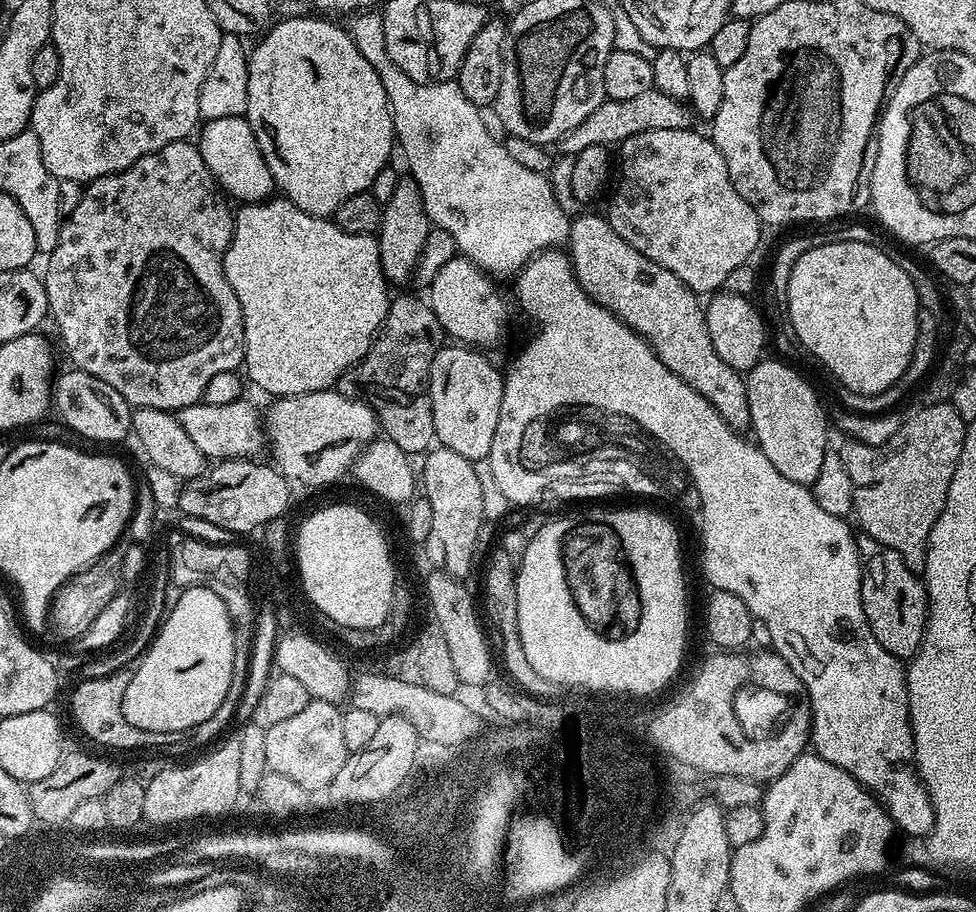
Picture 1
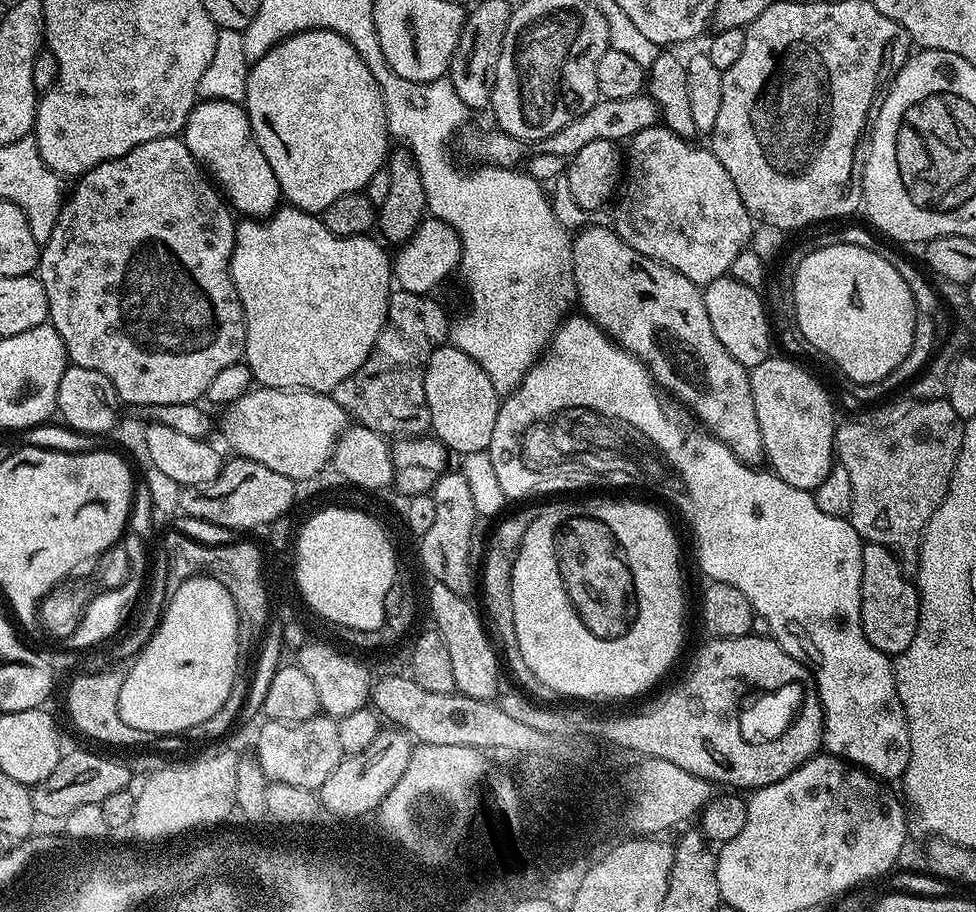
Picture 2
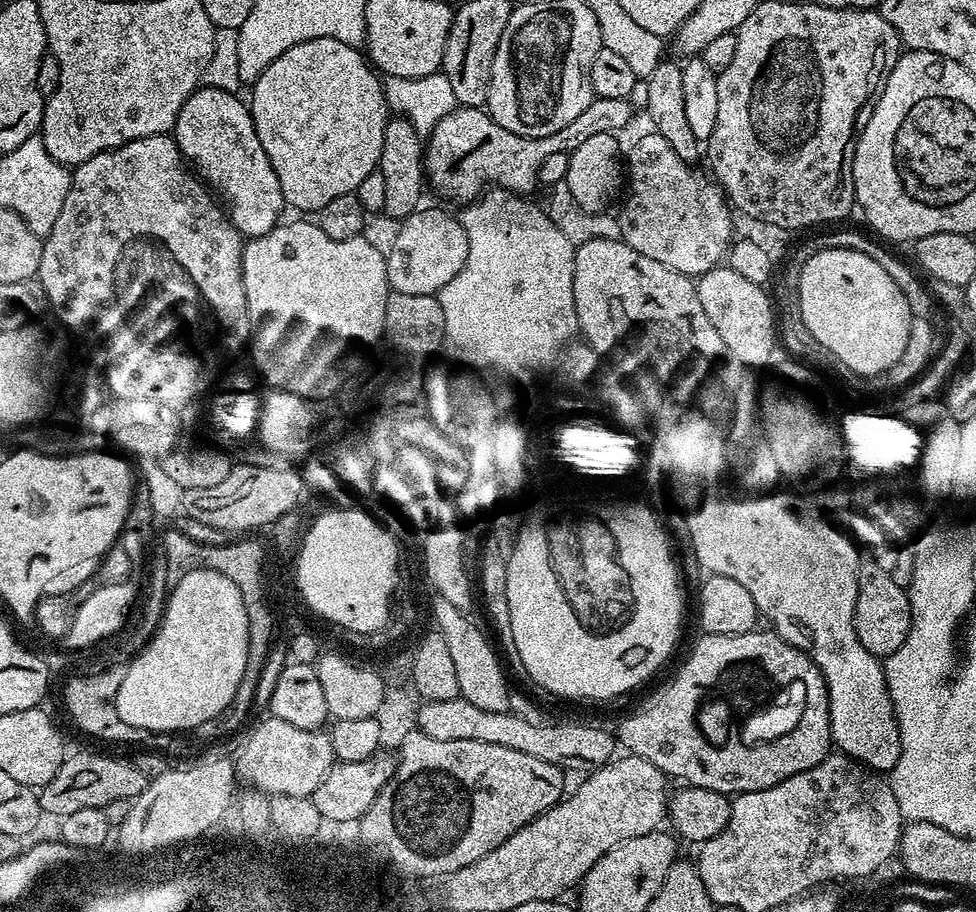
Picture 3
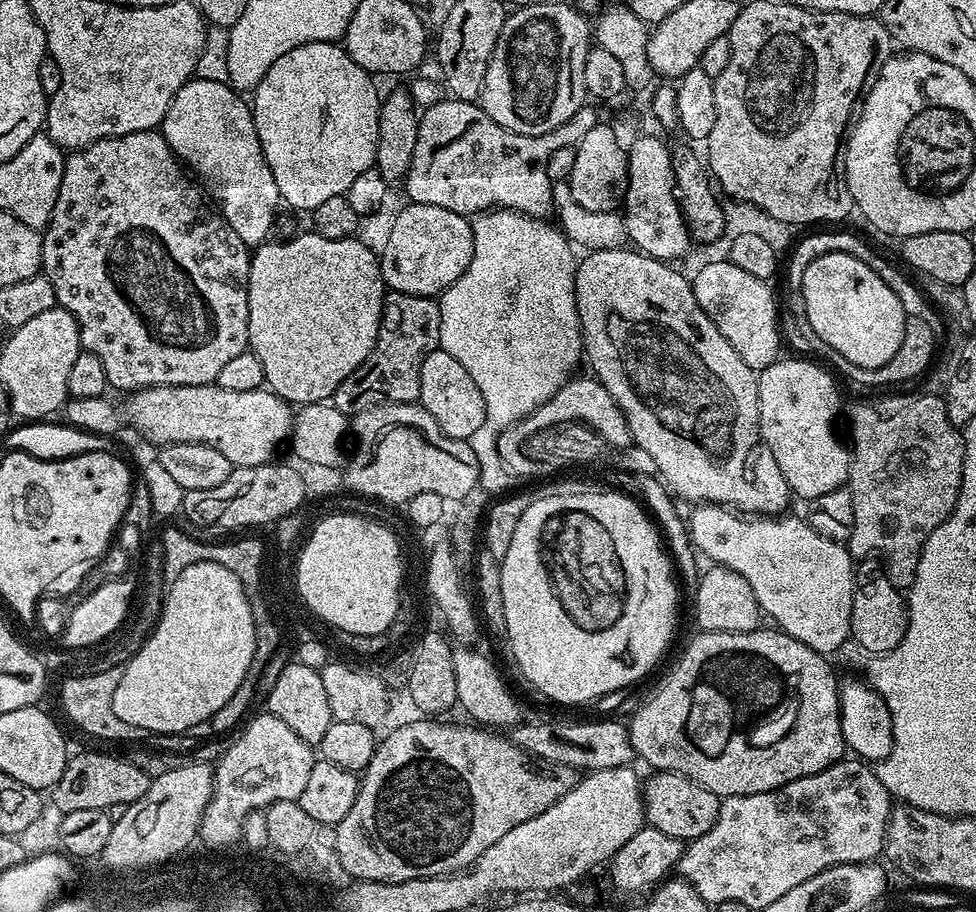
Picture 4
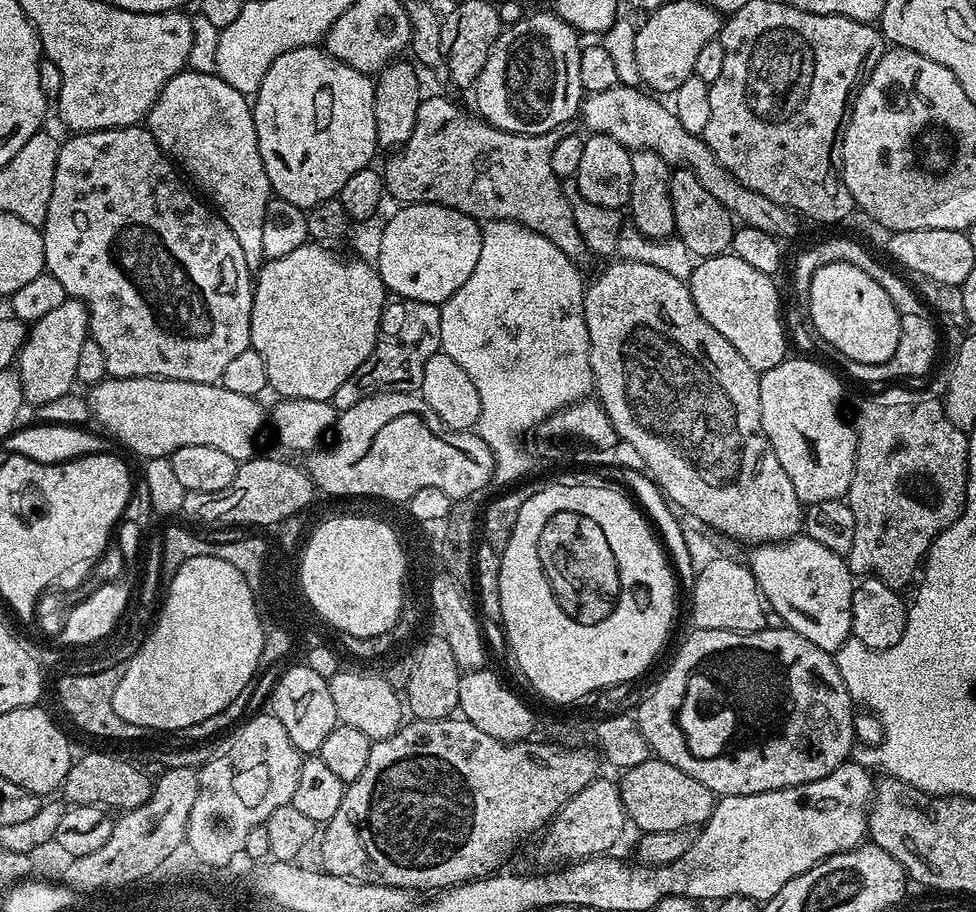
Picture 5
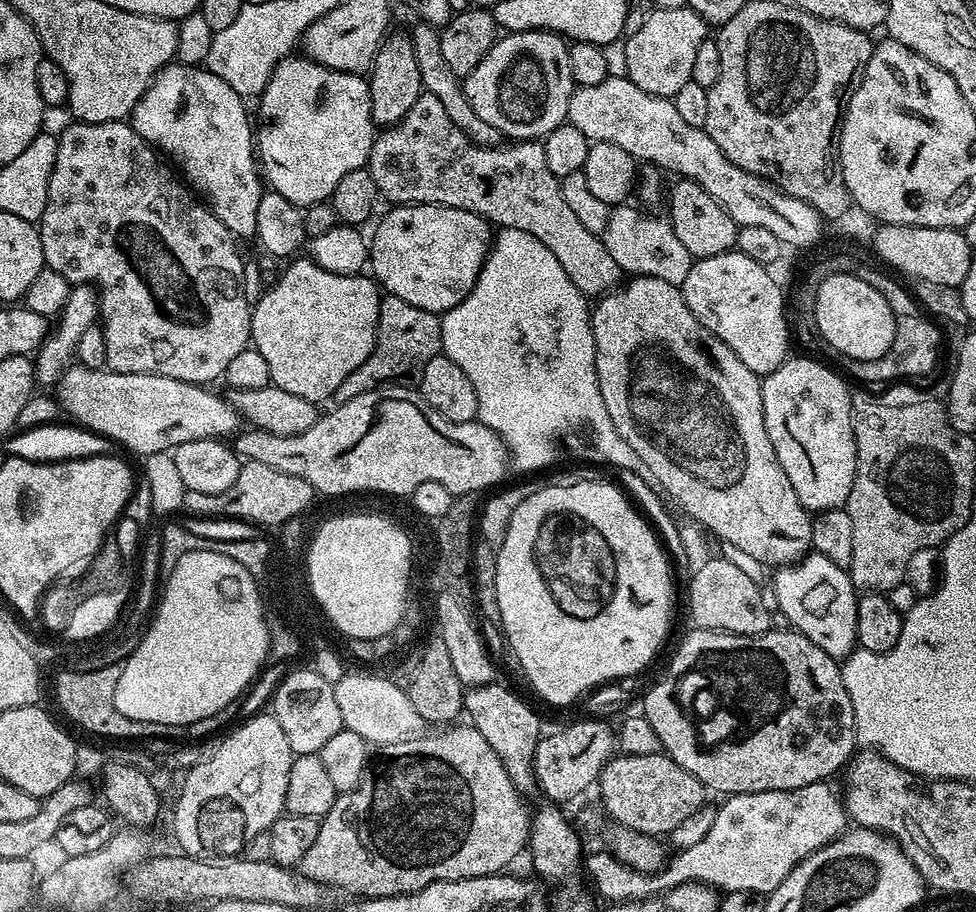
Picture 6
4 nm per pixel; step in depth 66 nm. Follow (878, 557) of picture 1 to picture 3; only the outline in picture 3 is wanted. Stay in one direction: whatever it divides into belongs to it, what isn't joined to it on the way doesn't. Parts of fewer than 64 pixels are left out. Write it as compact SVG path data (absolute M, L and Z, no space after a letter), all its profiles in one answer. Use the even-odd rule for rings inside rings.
M861 559L858 566L858 598L854 606L854 630L858 634L858 642L862 642L874 658L889 656L902 646L902 642L906 642L911 621L912 611L906 588L894 582L891 571L887 567L884 569L878 561Z

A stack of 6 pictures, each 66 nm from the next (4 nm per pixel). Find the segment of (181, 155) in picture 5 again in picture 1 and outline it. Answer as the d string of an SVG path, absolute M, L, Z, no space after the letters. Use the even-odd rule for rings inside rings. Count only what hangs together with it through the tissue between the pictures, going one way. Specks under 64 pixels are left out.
M244 116L214 118L199 129L199 136L198 147L210 174L233 201L240 200L236 202L241 205L258 204L273 195L276 183L248 119Z

